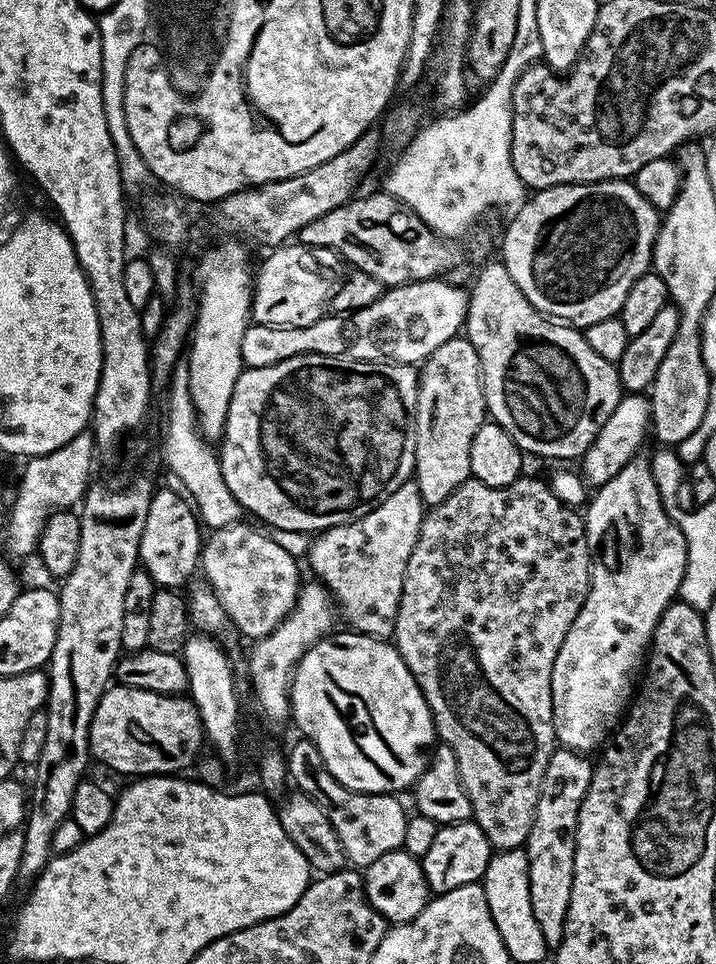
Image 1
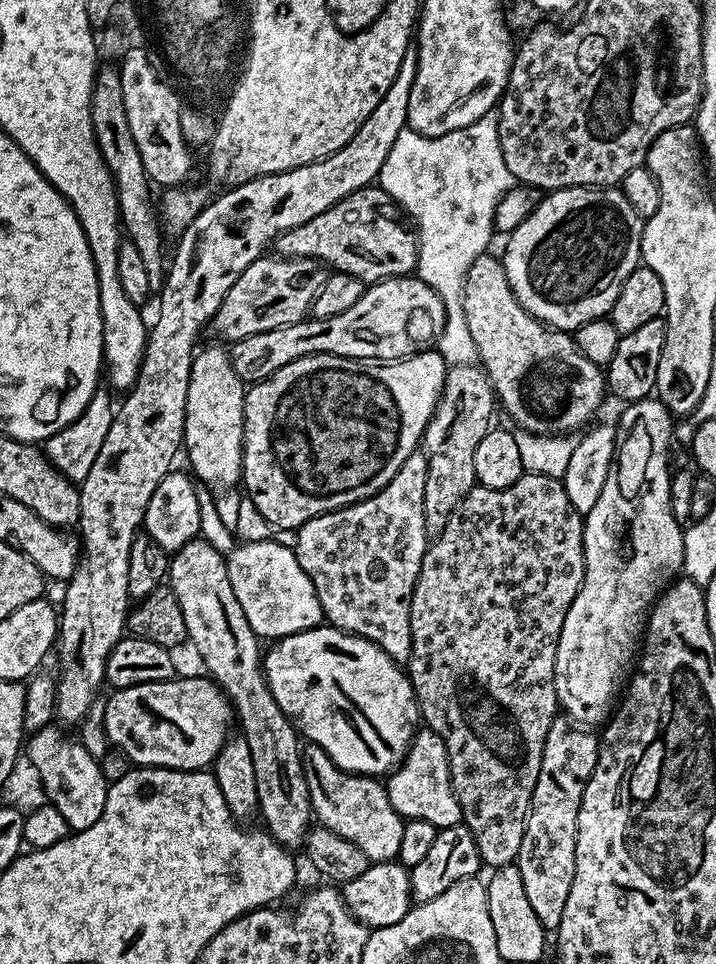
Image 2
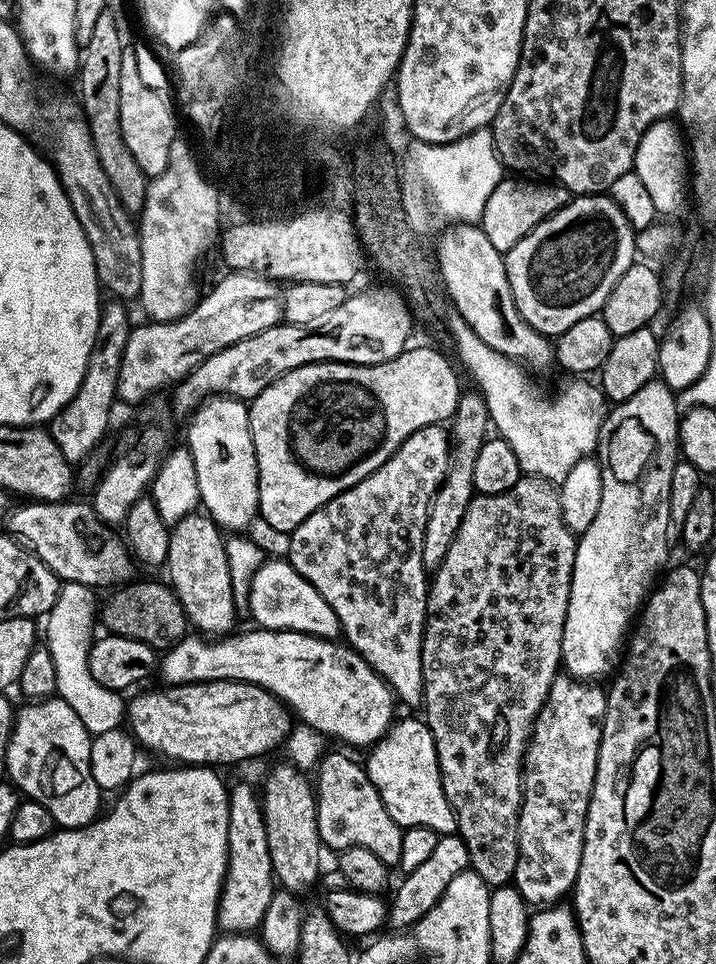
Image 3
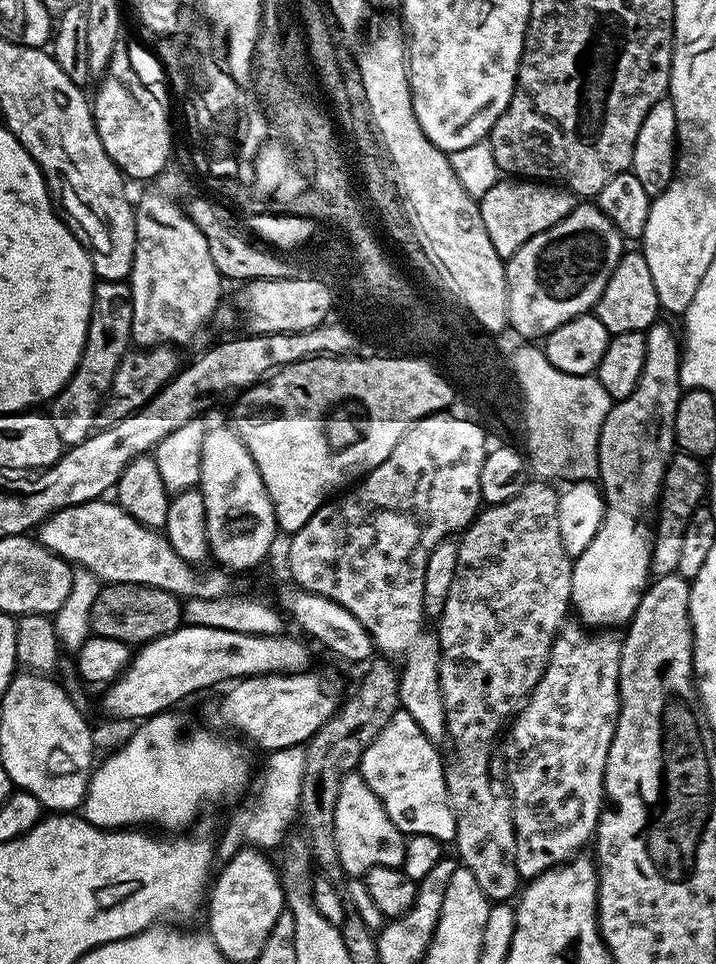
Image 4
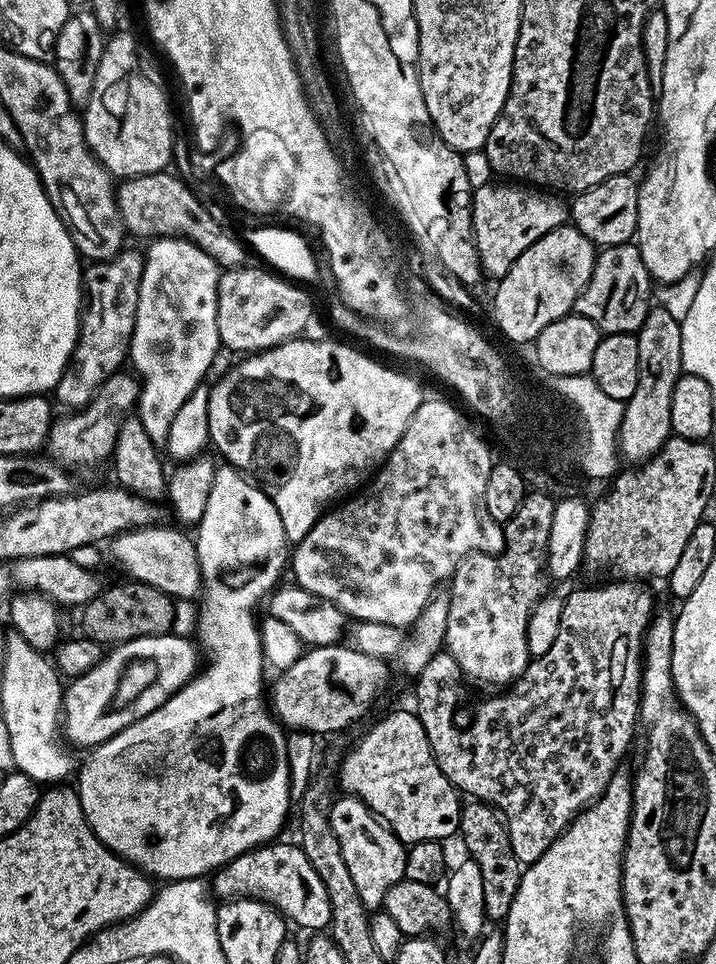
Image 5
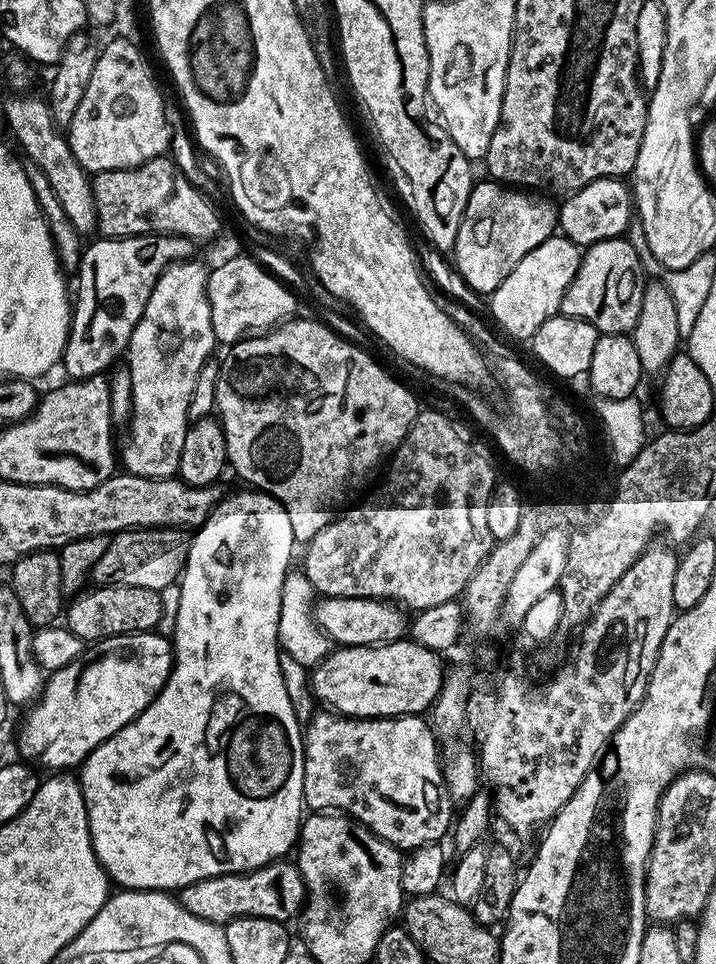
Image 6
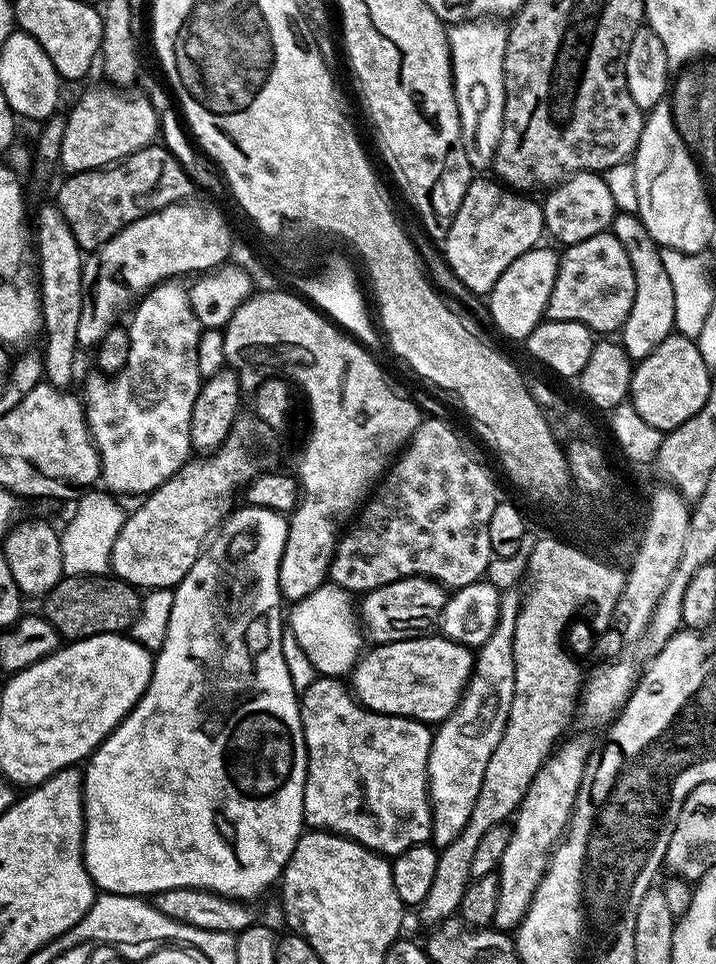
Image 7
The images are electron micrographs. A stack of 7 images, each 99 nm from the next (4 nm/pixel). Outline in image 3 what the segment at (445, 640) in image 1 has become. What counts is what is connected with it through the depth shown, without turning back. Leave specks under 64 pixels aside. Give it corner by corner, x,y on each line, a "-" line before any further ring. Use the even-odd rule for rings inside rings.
524,474
521,475
520,480
514,486
510,486
510,490
506,490
502,494
490,494
489,496
482,496
479,494
473,495
470,506
466,506
466,518
462,518
462,526
458,526
458,534
454,534
454,542
450,542
450,550
446,550
446,558
442,558
442,566
438,566
435,572
431,573
430,576
430,583
428,586
428,607
424,614
424,637
422,638
422,674
424,675
422,716
434,738
434,746
438,754
440,777
442,778
442,790
446,794
446,802
452,807
452,811
456,813
456,832
462,838
462,842
466,842
468,863
471,871
476,872
478,878
482,878
482,882
488,884
489,889
503,888
511,885
516,874
518,854
520,853
520,847
518,846
518,838
520,837
520,803
524,797
524,752
528,748
528,739
532,737
532,724
535,722
537,714
542,710
542,706
548,697
550,686
555,682
562,668
562,661
560,658
562,654
562,630
566,622
566,610
568,609
568,599
570,598
570,582
574,574
574,558
576,557
577,539
577,533
571,532
562,518
562,502
560,501
559,487
557,487
553,481
542,478
541,476

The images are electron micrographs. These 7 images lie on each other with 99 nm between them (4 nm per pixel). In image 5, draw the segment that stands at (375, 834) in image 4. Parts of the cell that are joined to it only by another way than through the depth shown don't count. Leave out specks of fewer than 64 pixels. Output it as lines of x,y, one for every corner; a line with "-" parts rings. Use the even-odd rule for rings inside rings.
347,794
333,799
330,826
338,838
338,846
342,846
342,858
346,858
346,867
354,877
354,886
358,886
358,895
362,897
362,902
369,910
379,909
386,898
386,890
404,879
404,841
398,839
388,829
388,825
374,815
358,797

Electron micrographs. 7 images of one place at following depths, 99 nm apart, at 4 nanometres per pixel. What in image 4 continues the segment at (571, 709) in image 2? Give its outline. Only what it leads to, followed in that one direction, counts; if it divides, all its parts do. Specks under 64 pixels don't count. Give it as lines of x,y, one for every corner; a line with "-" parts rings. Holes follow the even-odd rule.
657,322
649,326
647,332
644,333
646,338
646,362
642,366
642,378
638,378
638,386
630,393
624,400
618,400
613,403
608,416
604,420
604,425
600,431
600,470
598,473
598,484
602,489
604,497
604,517
600,523
598,534
594,534
594,542
590,542
590,546
586,546
586,550
582,550
580,556
575,557
572,561
572,603
571,607
580,617
578,617
581,625
587,626
592,630
612,630
620,624
620,626
627,625
631,620
634,610
640,601
640,595
650,583
650,573
652,570
652,546
654,543
654,528
650,523
648,524
648,515
653,515
654,509
657,507
658,501
662,495
664,487
664,475
668,469
668,462
674,455
674,445
676,443
676,435
674,434
674,414
678,410
678,402
682,395
680,386
680,362
682,359
682,344
676,336
672,333
672,328
663,322

